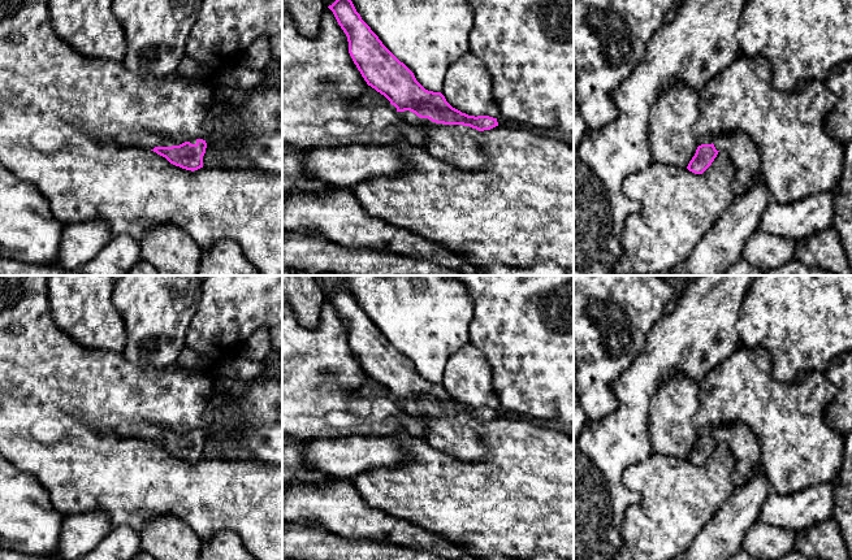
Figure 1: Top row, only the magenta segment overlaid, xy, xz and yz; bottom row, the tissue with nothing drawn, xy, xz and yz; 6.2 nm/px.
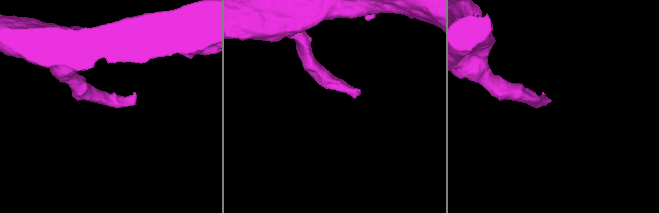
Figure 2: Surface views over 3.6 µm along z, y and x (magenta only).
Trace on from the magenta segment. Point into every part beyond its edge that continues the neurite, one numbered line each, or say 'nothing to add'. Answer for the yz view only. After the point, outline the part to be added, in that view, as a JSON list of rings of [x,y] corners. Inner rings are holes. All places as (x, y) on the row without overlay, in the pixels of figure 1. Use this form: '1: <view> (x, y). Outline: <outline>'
1: yz (742, 441). Outline: [[[743,424],[719,426],[713,431],[717,442],[725,442],[736,456],[735,486],[747,483],[762,463],[761,448],[753,431]]]

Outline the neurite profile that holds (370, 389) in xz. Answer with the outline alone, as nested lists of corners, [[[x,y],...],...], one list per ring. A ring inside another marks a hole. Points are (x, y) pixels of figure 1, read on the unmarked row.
[[[368,375],[364,378],[356,395],[360,398],[390,398],[390,392]]]

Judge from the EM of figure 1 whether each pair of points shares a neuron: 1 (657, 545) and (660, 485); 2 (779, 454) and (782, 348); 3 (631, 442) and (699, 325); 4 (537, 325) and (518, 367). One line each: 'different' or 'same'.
1: same
2: different
3: same
4: same

